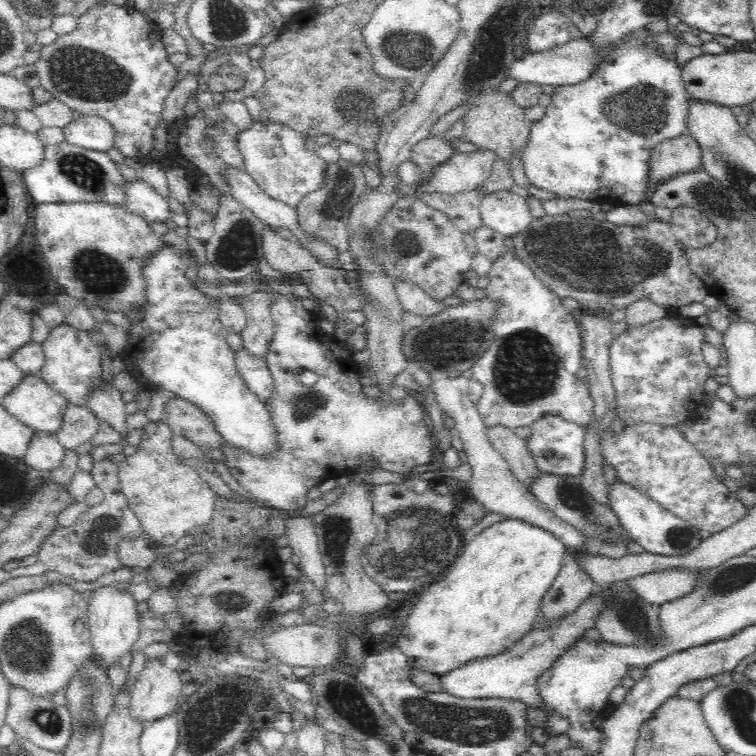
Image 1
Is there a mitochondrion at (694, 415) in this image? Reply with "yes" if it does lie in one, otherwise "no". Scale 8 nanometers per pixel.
no

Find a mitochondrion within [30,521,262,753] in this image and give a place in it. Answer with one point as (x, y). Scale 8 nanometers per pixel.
(86, 687)

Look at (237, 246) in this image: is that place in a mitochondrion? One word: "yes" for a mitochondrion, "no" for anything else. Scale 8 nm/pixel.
yes

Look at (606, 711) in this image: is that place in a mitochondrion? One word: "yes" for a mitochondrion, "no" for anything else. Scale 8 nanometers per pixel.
no

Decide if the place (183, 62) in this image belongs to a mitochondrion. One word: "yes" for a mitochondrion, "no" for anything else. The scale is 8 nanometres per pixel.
no

